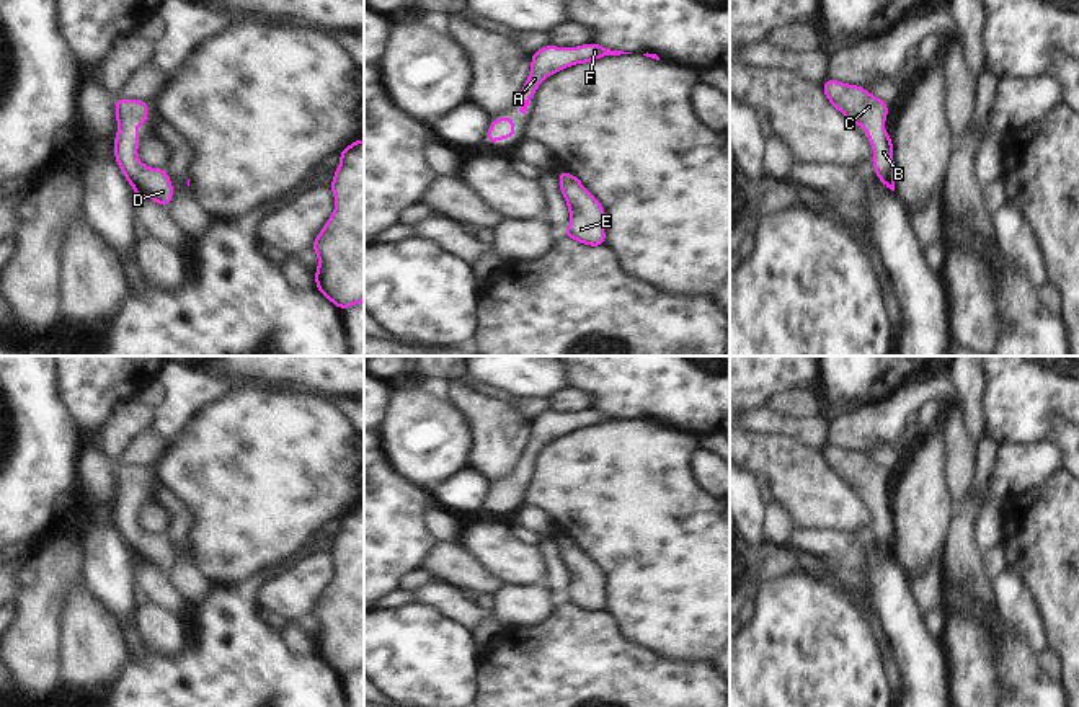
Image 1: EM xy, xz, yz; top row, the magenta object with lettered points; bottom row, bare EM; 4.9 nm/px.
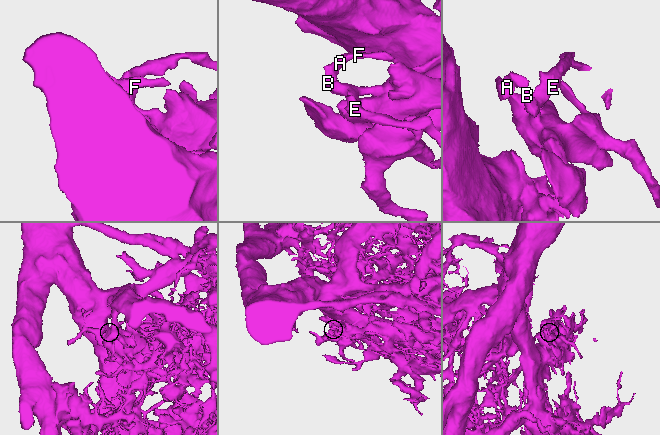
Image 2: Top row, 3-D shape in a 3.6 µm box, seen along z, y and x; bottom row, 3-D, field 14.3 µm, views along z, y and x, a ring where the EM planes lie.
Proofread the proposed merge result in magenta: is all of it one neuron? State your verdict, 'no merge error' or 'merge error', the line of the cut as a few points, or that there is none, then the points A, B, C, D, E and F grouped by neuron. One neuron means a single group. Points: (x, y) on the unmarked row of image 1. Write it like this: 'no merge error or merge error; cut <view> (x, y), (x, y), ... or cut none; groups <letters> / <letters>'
no merge error; cut none; groups A B C D E F

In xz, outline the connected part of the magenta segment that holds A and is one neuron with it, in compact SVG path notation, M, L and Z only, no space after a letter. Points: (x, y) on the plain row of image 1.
M596 408L581 410L578 413L557 413L552 410L540 413L539 416L531 420L531 429L532 429L531 439L527 441L527 446L521 454L521 459L516 462L524 469L519 474L519 477L526 480L529 467L535 460L535 456L552 439L557 439L575 429L588 429L601 423L620 421L620 420L632 420L632 418L611 416Z

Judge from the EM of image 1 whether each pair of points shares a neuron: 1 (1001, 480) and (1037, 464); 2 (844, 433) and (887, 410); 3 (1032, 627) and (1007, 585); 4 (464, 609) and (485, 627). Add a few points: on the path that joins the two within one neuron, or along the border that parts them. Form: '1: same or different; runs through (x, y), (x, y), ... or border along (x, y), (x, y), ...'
1: same; runs through (1009, 477), (1019, 467), (1029, 466)
2: same; runs through (854, 431), (864, 430), (877, 420)
3: same; runs through (1022, 618), (1011, 595)
4: different; border along (490, 616), (485, 616), (470, 627)

